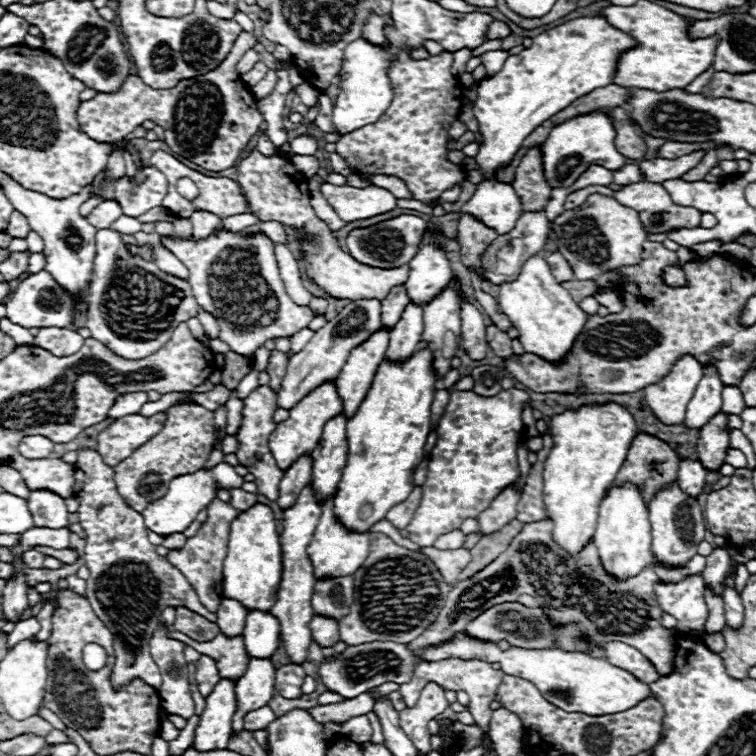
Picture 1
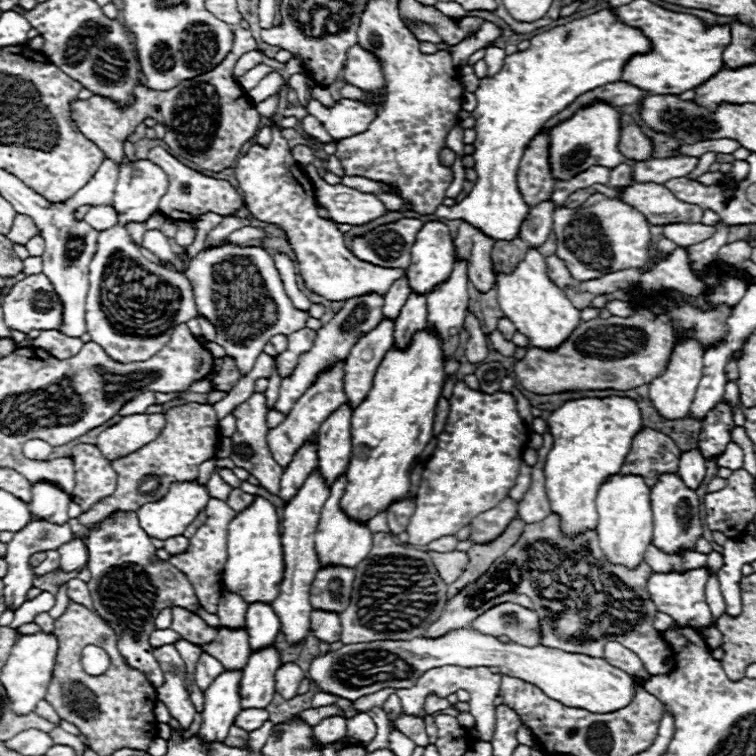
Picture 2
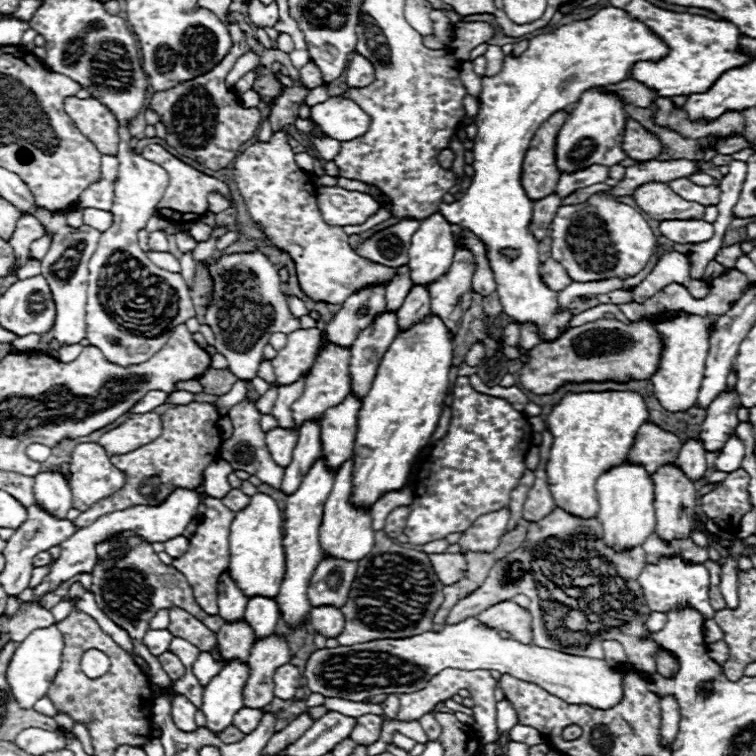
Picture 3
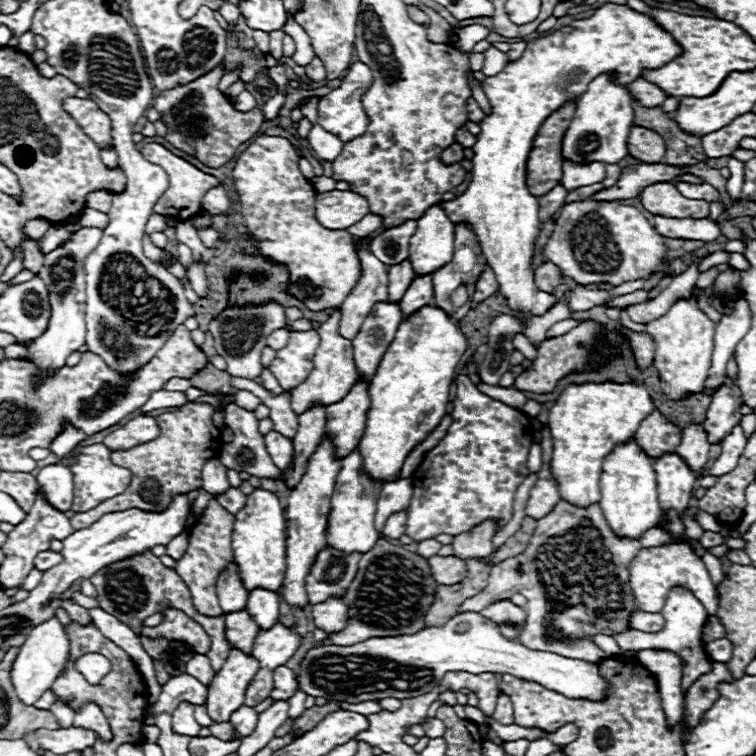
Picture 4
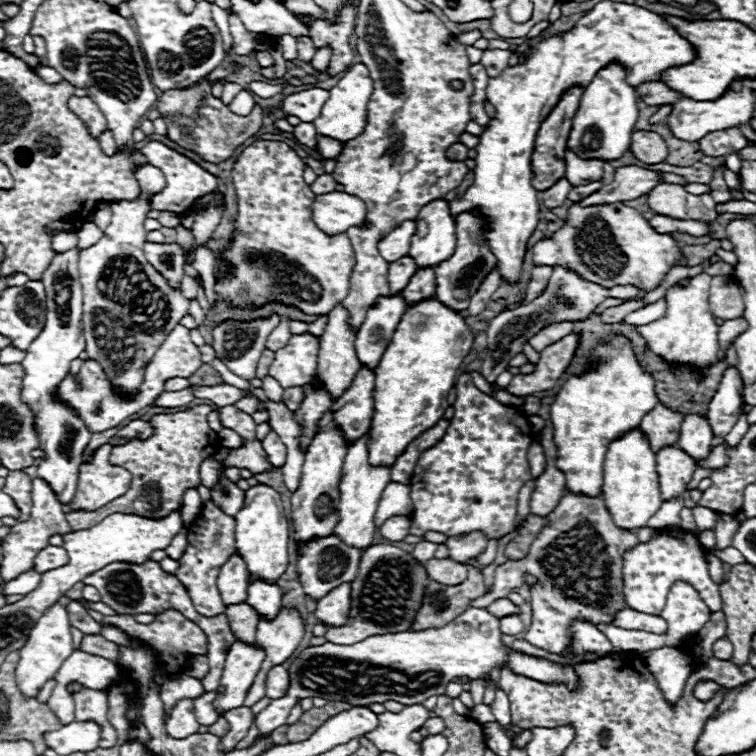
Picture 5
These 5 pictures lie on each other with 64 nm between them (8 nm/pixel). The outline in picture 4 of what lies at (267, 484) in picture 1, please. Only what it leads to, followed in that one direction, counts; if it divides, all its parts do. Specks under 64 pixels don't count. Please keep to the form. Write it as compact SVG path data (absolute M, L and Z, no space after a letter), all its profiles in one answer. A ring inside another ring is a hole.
M236 404L224 408L224 422L234 430L234 440L224 446L220 462L232 470L244 470L258 478L278 478L282 474L264 448L264 436L258 430L258 418L252 410L244 410Z

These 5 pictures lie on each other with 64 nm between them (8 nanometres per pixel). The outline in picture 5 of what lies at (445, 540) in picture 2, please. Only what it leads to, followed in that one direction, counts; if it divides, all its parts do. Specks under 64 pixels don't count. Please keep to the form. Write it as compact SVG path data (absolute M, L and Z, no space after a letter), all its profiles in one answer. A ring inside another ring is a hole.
M422 540L422 542L418 542L418 544L416 544L416 548L414 548L412 556L414 556L418 562L422 562L422 564L424 564L424 562L428 562L430 558L434 558L436 548L438 548L438 544L428 542L428 540Z

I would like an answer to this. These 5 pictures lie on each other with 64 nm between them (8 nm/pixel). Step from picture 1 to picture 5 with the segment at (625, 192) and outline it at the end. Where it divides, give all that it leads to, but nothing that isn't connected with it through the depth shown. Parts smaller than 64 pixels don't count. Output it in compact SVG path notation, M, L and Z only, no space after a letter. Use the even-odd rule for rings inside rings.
M658 184L648 194L648 208L652 208L656 214L680 218L680 220L702 220L712 222L718 214L714 210L716 202L710 194L692 196L684 192L684 186L680 184Z

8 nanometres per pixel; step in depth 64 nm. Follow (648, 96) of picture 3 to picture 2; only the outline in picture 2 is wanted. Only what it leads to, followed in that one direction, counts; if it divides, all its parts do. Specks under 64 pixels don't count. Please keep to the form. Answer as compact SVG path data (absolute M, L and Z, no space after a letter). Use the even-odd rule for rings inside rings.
M616 82L616 84L608 84L608 86L600 86L592 92L586 92L584 96L576 98L564 112L558 112L556 116L552 116L552 120L548 120L548 124L544 124L542 130L550 130L554 126L558 126L560 122L568 120L570 116L574 116L578 112L578 108L584 108L584 106L590 106L592 102L606 102L610 106L626 106L626 104L638 104L642 100L644 92L640 88L634 88L632 84L626 84L626 82Z

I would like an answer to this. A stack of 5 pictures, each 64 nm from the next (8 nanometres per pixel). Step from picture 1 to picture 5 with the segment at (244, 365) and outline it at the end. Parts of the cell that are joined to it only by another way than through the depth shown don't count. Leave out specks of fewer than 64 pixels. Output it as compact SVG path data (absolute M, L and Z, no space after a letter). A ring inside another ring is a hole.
M204 364L200 368L200 372L196 372L192 378L190 378L190 384L192 386L216 386L216 384L222 384L224 380L218 376L218 372L210 366L210 364Z

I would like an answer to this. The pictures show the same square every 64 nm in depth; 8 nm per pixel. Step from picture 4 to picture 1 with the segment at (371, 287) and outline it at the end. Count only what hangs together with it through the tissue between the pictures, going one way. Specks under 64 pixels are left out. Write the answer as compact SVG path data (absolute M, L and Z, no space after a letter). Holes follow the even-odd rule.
M356 300L342 308L342 312L330 320L324 328L316 330L312 340L296 354L288 358L286 376L282 380L280 392L278 392L278 406L280 408L292 408L296 406L310 390L318 388L320 384L334 380L342 366L346 364L348 354L352 348L366 342L376 330L380 328L380 302L378 300Z

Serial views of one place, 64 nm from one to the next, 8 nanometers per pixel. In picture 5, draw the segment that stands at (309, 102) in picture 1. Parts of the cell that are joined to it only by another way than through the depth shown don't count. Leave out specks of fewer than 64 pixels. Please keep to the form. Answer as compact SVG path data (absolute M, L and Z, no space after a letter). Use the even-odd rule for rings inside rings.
M354 64L346 70L344 78L330 90L328 102L324 102L320 116L314 120L314 126L320 134L336 138L340 142L348 142L354 140L356 136L360 136L366 128L366 104L368 98L372 94L374 81L370 78L370 72L364 64Z

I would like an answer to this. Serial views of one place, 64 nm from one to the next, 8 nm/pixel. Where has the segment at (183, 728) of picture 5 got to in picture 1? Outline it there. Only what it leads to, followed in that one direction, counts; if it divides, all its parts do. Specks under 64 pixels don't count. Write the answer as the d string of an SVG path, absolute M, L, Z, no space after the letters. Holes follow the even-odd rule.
M162 624L150 640L152 660L156 660L164 678L162 686L157 690L162 700L160 704L168 714L178 714L188 720L190 716L194 716L194 702L190 696L188 662L184 658L184 648L184 642L168 638L168 628Z

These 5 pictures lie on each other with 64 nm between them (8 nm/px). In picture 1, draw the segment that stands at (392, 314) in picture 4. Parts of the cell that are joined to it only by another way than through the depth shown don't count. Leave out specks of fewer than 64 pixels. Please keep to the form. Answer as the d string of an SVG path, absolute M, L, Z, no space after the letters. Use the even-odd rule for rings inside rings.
M378 330L364 344L360 344L350 352L344 368L340 370L336 378L336 390L338 396L342 398L342 408L346 418L352 418L352 414L356 414L358 406L366 398L374 374L380 362L384 360L388 338L390 336L386 330Z

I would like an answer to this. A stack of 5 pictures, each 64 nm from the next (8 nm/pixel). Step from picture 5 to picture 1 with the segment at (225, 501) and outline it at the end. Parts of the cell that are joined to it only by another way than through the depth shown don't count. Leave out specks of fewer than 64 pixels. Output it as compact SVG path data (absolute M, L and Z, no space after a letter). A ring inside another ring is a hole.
M234 488L234 490L230 490L232 492L232 498L230 498L230 504L234 506L234 508L238 508L240 512L244 512L244 510L248 510L248 508L252 508L256 502L258 502L258 496L256 494L250 494L250 492L244 492L242 488Z

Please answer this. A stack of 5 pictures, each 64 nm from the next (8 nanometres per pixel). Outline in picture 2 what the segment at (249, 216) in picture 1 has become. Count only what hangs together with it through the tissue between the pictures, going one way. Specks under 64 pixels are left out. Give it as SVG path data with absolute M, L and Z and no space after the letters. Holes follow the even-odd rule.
M226 216L222 218L222 222L210 230L208 234L208 240L204 246L212 246L212 244L218 244L220 240L224 240L228 234L232 234L234 230L238 228L244 228L250 224L250 218L238 218L238 216Z

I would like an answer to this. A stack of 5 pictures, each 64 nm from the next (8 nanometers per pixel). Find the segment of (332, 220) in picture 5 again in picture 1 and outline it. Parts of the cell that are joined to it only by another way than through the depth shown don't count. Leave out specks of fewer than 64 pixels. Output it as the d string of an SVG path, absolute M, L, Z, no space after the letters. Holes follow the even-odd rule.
M294 154L294 156L290 156L290 160L292 160L294 168L296 168L298 172L302 172L304 176L316 174L316 169L320 167L316 156L300 156L300 154ZM324 182L322 194L344 222L384 214L398 206L398 198L390 190L374 184L366 188L354 188L354 186L334 186Z

